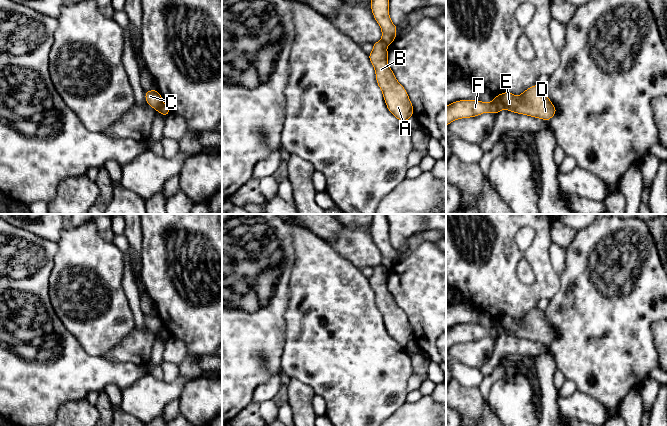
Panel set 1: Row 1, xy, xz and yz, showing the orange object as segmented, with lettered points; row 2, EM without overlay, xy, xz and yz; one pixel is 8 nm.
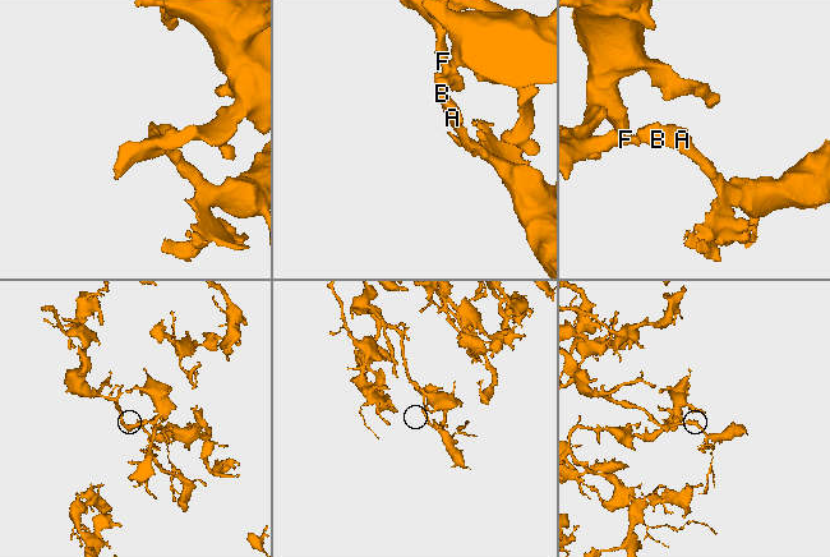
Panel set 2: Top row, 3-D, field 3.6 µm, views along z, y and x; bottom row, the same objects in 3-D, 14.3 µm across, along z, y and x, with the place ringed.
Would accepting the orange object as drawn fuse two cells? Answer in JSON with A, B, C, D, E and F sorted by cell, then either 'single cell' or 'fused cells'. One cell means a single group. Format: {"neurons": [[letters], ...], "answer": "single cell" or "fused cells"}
{"neurons": [["A", "B", "C", "D", "E"], ["F"]], "answer": "fused cells"}

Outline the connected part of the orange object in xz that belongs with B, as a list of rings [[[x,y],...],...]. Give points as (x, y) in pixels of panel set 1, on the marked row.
[[[382,40],[373,43],[373,50],[368,57],[375,69],[376,82],[382,91],[388,110],[405,124],[414,115],[414,108],[407,91],[388,66],[386,44]]]

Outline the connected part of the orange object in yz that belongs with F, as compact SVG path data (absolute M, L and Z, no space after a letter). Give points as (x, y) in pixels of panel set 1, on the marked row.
M459 100L446 106L446 126L461 118L479 116L485 112L497 115L500 109L494 101L481 102L479 100Z

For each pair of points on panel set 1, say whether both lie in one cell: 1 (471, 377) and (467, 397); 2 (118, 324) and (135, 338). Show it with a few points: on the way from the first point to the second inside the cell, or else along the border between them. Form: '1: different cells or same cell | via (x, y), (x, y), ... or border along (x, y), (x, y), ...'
1: different cells | border along (456, 379), (465, 386), (477, 387)
2: different cells | border along (134, 326), (112, 348)

